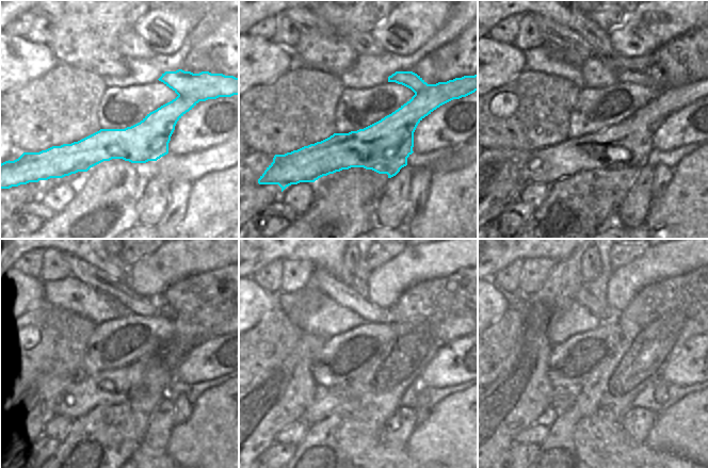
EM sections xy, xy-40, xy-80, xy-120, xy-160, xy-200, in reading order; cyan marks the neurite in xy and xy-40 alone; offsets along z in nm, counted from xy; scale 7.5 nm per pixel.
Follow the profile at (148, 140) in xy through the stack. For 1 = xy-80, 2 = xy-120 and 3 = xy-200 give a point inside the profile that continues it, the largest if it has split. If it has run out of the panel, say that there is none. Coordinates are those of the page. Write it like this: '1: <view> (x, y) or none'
1: xy-80 (631, 138)
2: xy-120 (111, 387)
3: xy-200 (564, 398)

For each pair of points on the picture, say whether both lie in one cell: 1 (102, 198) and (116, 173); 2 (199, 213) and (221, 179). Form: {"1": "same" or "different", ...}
{"1": "same", "2": "same"}

